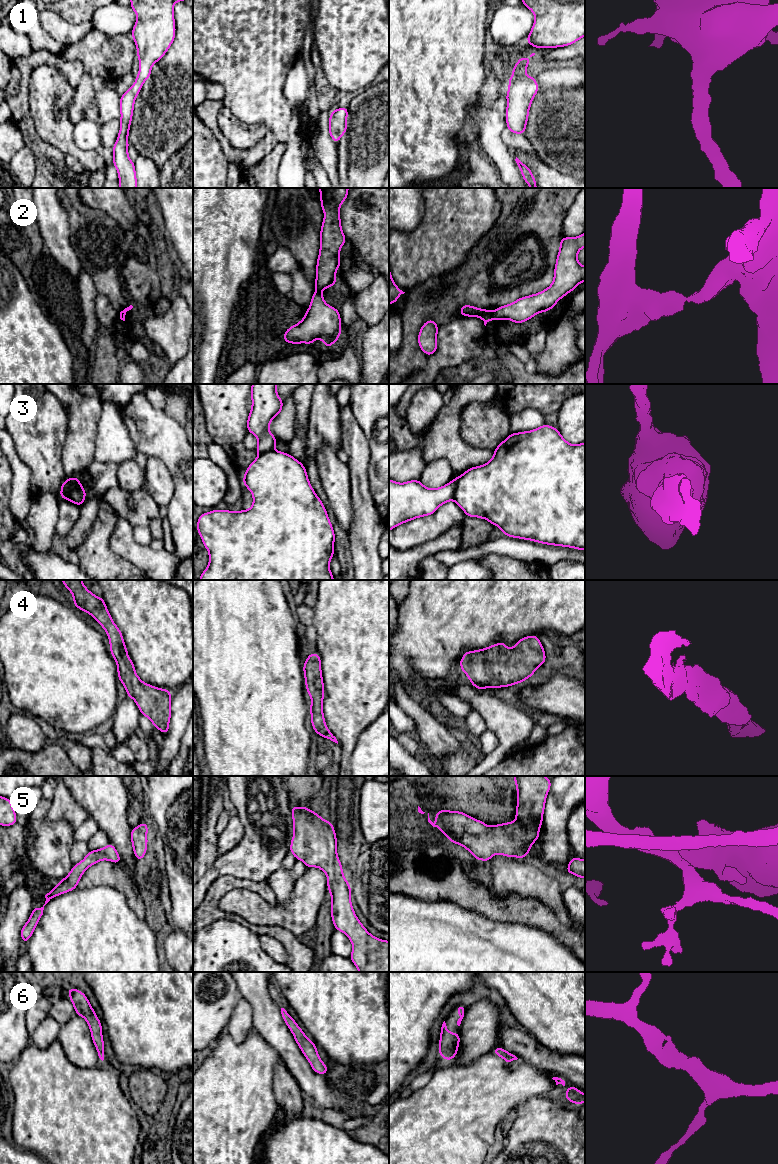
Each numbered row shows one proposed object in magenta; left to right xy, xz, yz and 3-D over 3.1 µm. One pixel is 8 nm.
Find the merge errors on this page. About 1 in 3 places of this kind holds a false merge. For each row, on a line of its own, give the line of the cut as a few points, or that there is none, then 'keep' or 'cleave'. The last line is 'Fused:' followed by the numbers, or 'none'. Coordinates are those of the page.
1: cut none; keep
2: cut yz (491, 312), (493, 318); cleave
3: cut yz (455, 478), (455, 493), (452, 499); cleave
4: cut none; keep
5: cut none; keep
6: cut none; keep
Fused: 2, 3

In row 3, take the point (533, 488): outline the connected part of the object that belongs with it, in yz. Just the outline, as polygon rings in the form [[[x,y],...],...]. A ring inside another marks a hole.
[[[544,424],[534,430],[511,433],[494,450],[492,459],[485,465],[471,467],[456,479],[454,501],[468,517],[478,517],[496,525],[505,534],[512,538],[532,540],[547,545],[570,547],[585,550],[585,442],[571,445],[560,434],[557,428]]]

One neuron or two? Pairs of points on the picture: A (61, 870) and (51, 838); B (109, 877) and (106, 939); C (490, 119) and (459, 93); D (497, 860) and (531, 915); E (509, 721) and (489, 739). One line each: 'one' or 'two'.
A: one
B: two
C: two
D: two
E: two

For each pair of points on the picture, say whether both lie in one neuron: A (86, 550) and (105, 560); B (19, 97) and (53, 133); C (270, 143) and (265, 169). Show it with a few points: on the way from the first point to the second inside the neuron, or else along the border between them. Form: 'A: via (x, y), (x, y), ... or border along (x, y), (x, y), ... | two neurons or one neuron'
A: via (91, 552), (100, 560) | one neuron
B: border along (29, 84), (28, 106), (36, 130) | two neurons
C: border along (278, 142), (251, 168) | two neurons

